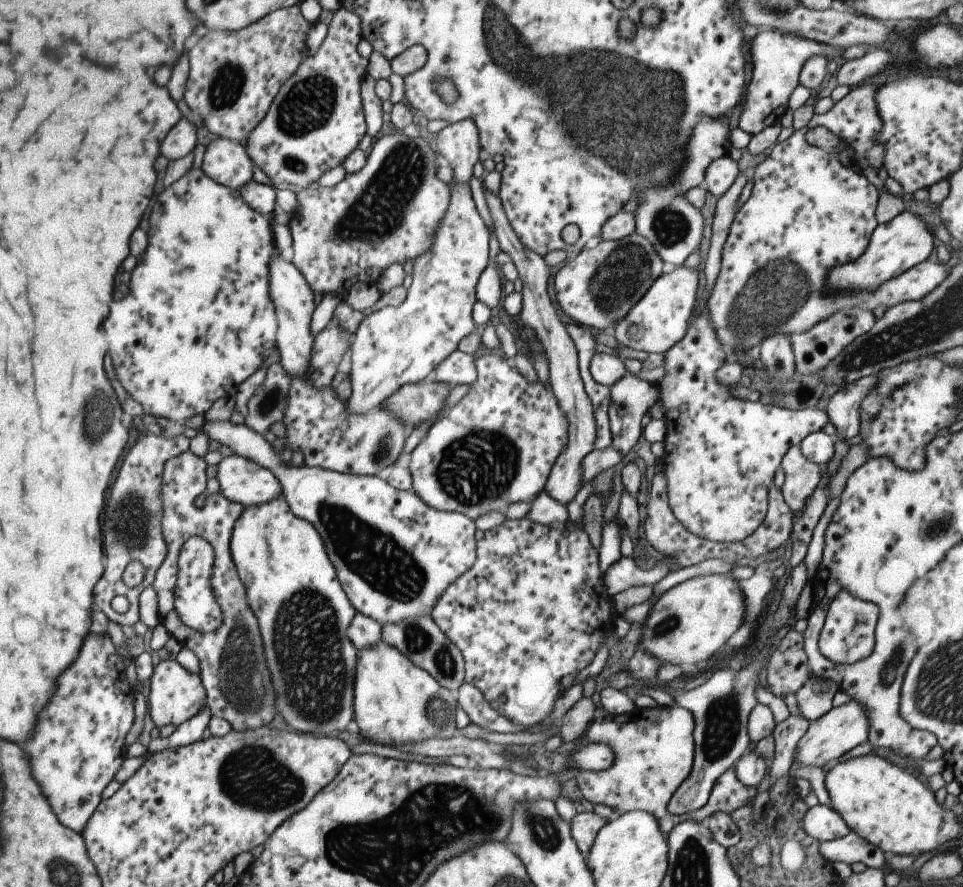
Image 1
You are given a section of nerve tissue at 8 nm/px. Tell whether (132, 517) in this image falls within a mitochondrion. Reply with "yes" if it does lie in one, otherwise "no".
yes

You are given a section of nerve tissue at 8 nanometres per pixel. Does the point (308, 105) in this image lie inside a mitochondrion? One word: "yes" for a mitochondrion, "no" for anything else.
yes

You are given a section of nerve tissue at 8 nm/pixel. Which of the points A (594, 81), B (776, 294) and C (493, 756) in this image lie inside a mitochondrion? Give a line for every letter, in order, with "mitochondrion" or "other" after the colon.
A: mitochondrion
B: mitochondrion
C: other

